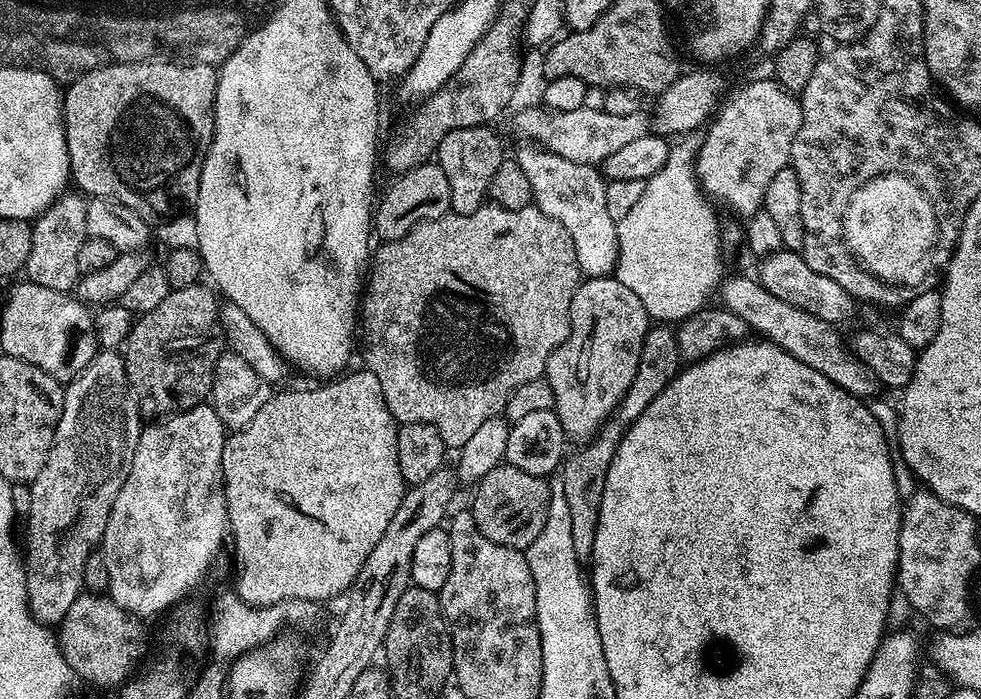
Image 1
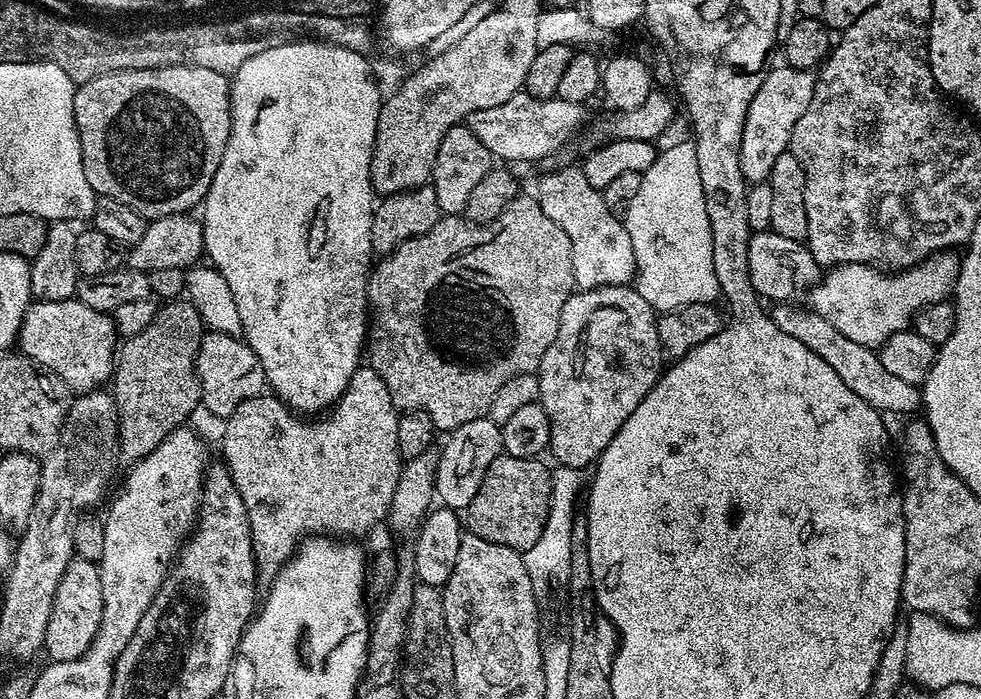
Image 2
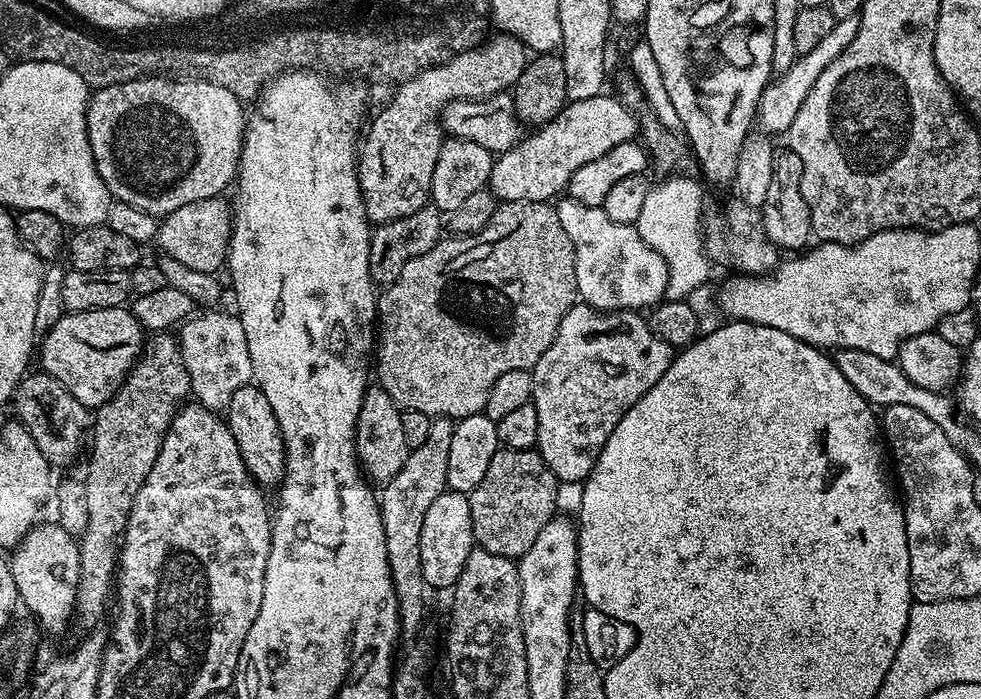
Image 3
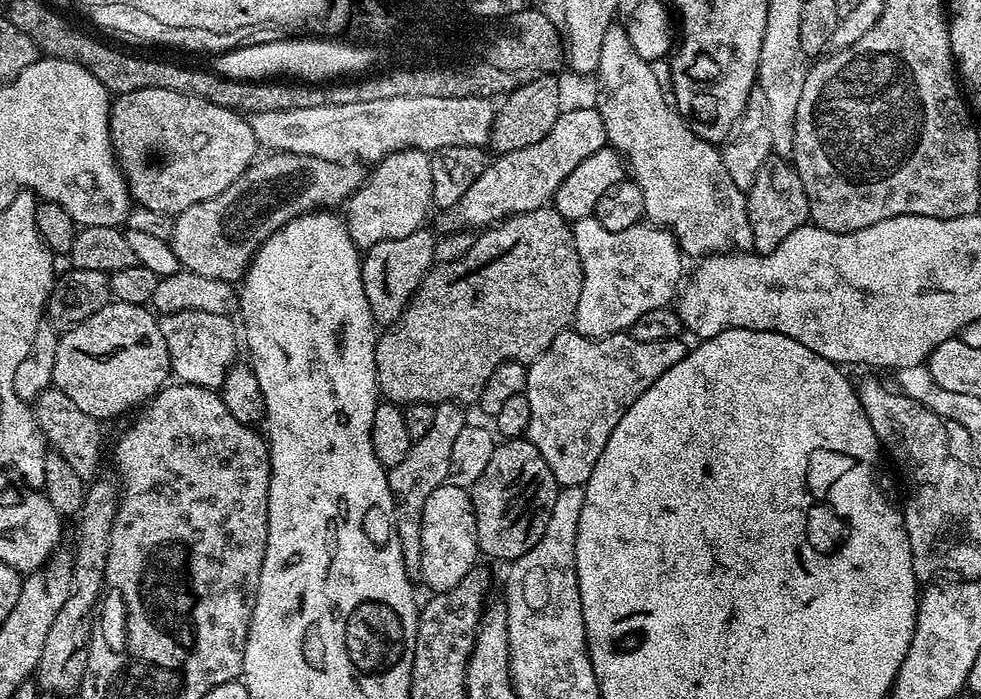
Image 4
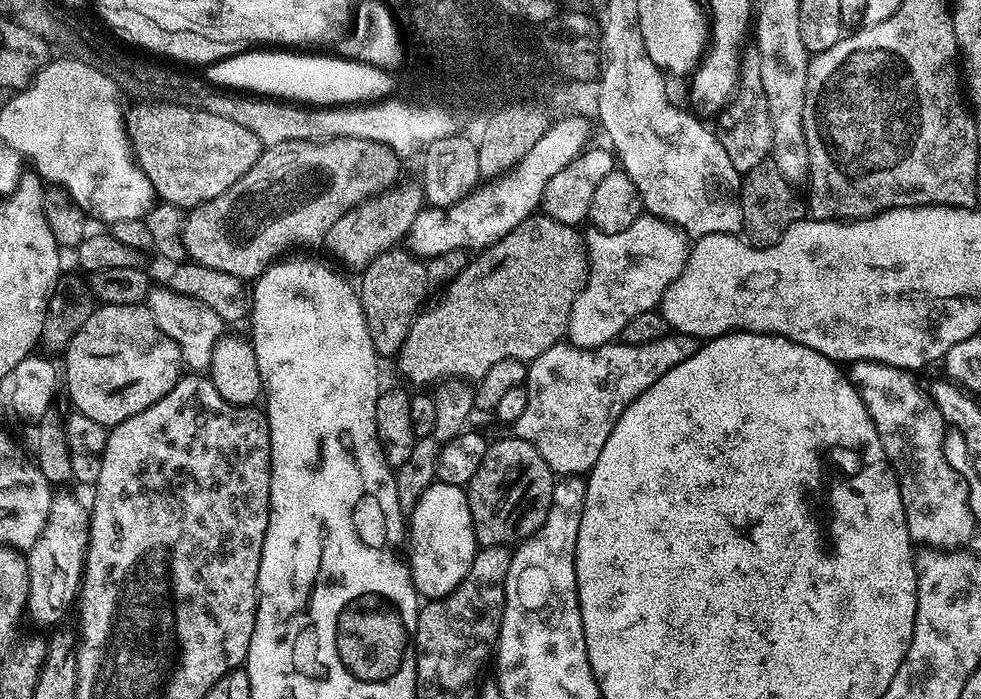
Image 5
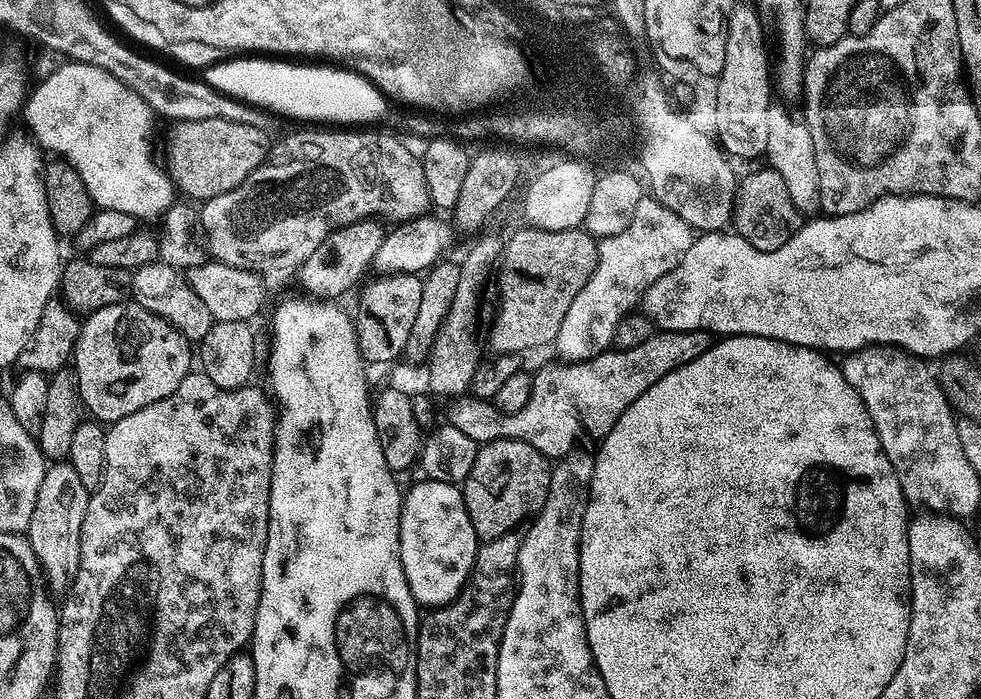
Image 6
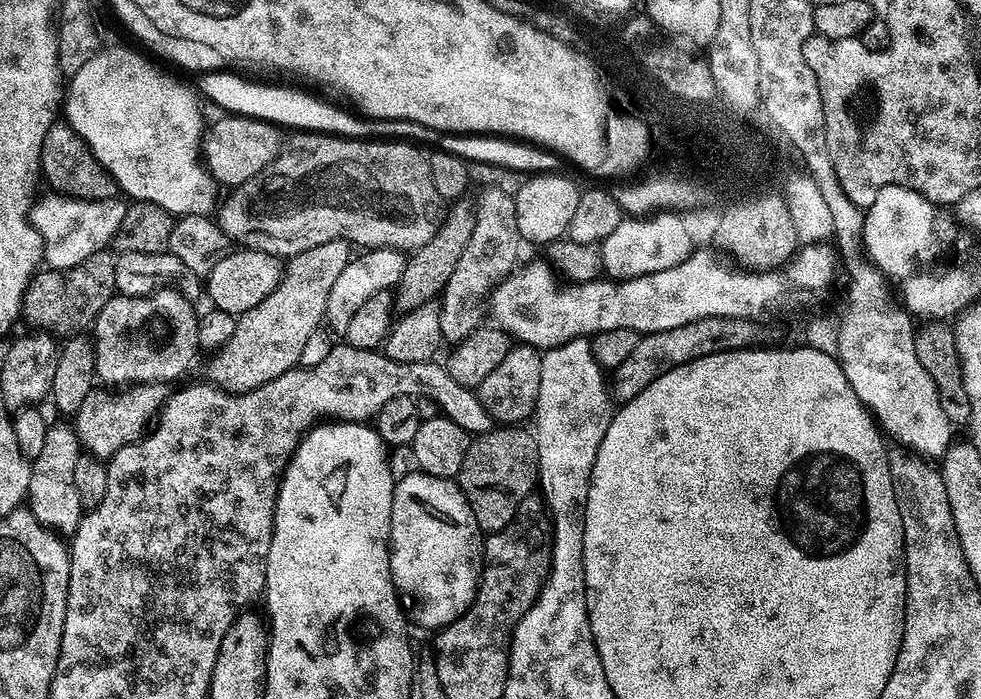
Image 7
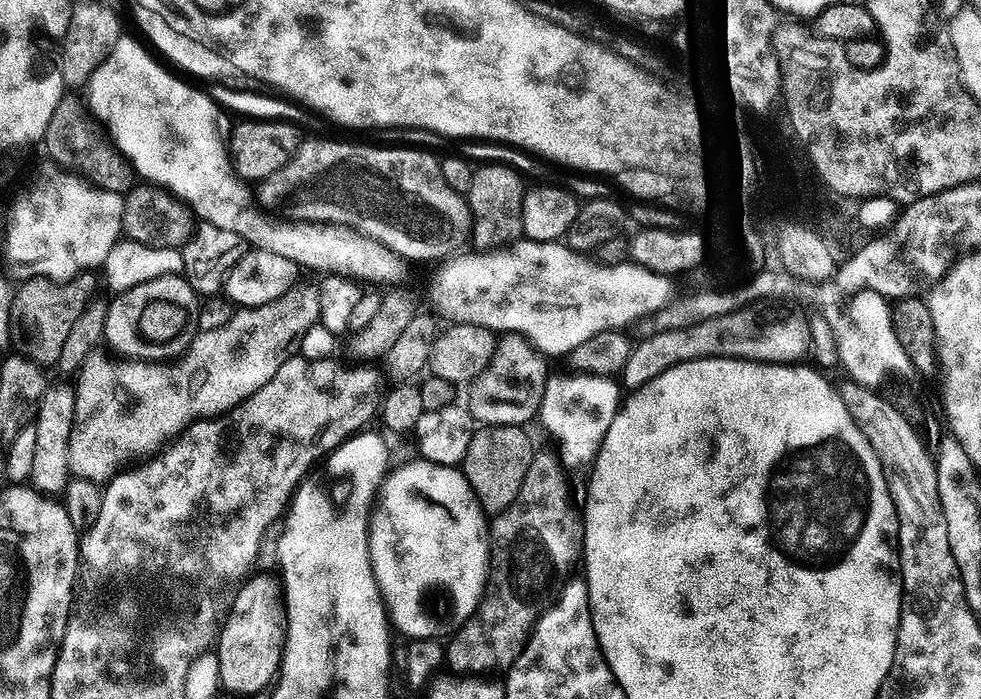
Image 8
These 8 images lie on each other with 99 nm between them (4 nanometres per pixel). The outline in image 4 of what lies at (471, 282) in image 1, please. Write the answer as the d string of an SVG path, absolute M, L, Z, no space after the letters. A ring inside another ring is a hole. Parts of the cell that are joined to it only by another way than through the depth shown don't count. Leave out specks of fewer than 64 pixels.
M545 206L538 210L523 212L517 216L508 216L498 224L491 225L479 233L473 239L470 250L462 254L449 264L436 264L424 273L422 282L418 290L413 294L412 300L406 306L404 313L396 319L395 324L385 327L379 333L376 342L376 387L379 395L385 401L401 406L405 404L431 404L433 406L448 401L457 401L461 405L475 405L482 394L482 386L486 386L490 374L498 366L502 366L508 360L519 360L521 362L531 362L558 338L558 334L565 331L575 321L578 310L578 294L582 294L582 262L578 258L578 250L574 246L572 237L572 224L558 214L555 207Z

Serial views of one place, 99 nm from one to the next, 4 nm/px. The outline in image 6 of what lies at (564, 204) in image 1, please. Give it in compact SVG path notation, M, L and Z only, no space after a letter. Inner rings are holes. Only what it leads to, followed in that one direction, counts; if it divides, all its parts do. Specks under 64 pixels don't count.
M645 198L638 202L630 226L622 234L614 234L598 243L598 262L590 282L578 290L578 298L570 302L566 318L554 341L554 349L561 361L577 362L589 360L598 354L609 351L616 339L616 326L641 303L644 291L658 278L670 274L686 250L690 250L694 239L694 230L685 220L678 218L674 210L662 206L662 202Z

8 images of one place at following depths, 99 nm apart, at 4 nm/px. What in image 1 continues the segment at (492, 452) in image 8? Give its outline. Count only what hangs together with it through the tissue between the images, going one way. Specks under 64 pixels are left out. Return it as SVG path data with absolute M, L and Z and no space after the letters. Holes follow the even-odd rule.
M505 462L487 472L475 488L476 497L472 500L470 511L476 528L486 538L490 538L490 542L527 550L534 538L542 534L552 497L552 484L545 477L526 474L526 470L518 470Z

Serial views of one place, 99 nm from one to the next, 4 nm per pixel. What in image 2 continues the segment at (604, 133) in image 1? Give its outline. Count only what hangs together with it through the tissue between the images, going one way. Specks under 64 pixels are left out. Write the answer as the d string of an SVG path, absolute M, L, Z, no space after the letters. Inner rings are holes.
M526 90L514 94L502 102L502 106L490 106L490 110L478 110L470 114L466 121L468 128L482 141L482 146L490 150L497 161L542 160L552 156L584 124L584 104L566 102L557 98L540 100Z

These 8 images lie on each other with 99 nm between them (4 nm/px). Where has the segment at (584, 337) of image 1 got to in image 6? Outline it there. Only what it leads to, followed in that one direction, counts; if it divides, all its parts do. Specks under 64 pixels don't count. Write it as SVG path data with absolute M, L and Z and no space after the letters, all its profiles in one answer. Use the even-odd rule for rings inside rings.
M653 331L642 346L634 350L616 348L598 354L589 360L577 362L555 362L540 368L532 376L530 402L517 412L501 412L492 400L479 400L477 396L465 394L457 396L448 408L447 423L453 424L466 438L478 446L495 440L517 440L534 446L543 456L563 458L577 447L576 435L585 424L596 438L610 434L614 422L658 378L666 378L670 370L694 362L698 354L706 354L714 342L710 332L666 332Z

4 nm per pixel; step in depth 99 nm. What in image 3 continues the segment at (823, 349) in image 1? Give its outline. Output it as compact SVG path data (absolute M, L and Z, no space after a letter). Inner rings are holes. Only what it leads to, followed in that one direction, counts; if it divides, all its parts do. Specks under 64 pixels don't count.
M849 348L837 349L834 354L836 365L845 375L846 380L873 407L889 408L892 405L911 406L916 410L926 414L928 418L933 419L937 424L944 427L951 427L956 411L955 401L948 397L947 393L925 390L916 386L906 374L902 373L899 363L892 360L879 358L878 355L867 354L862 350L850 350Z

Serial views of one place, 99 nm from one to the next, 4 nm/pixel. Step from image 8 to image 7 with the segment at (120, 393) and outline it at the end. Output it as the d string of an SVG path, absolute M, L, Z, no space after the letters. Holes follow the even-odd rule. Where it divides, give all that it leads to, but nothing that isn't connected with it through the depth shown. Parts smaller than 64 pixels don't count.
M338 239L322 242L322 246L314 246L314 250L302 250L302 254L291 257L283 265L282 275L275 290L266 294L266 298L262 298L262 302L258 302L254 310L246 310L236 317L234 334L230 334L230 338L218 354L220 358L216 362L215 383L230 392L249 392L286 374L286 370L297 367L303 361L300 359L303 358L316 327L325 323L326 298L330 298L330 289L334 286L334 281L338 279L338 274L342 274L342 270L346 270L353 255L353 245L347 240ZM163 384L137 385L121 392L124 392L121 396L106 396L99 390L93 390L74 415L74 431L79 436L81 445L93 456L110 458L122 446L141 439L163 408L166 399Z

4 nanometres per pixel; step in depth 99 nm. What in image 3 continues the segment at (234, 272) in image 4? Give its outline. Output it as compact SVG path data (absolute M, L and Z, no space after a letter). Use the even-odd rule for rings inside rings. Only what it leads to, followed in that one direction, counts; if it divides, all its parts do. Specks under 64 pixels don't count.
M215 196L202 202L190 202L186 206L178 206L169 216L159 221L155 243L160 244L160 252L174 258L174 262L182 262L182 266L190 266L190 270L219 273L228 259L228 243L232 237L232 210L227 199Z

